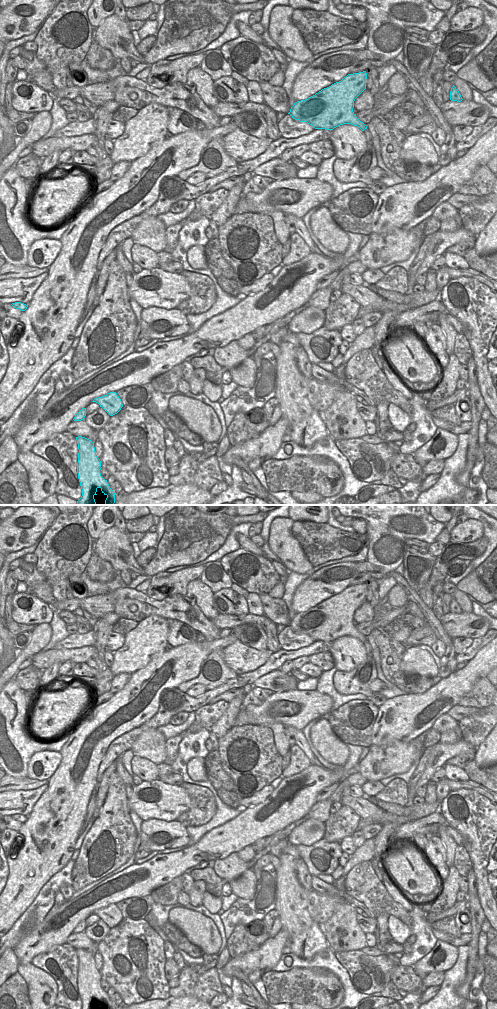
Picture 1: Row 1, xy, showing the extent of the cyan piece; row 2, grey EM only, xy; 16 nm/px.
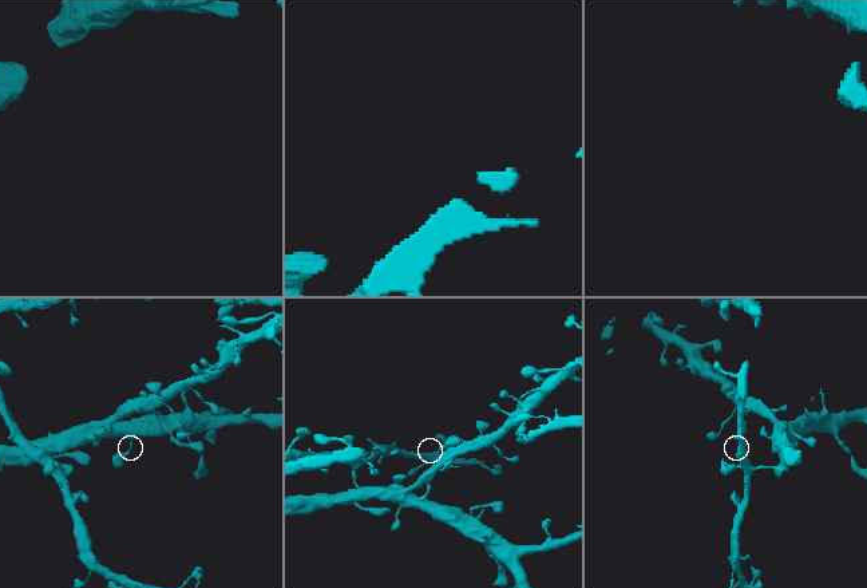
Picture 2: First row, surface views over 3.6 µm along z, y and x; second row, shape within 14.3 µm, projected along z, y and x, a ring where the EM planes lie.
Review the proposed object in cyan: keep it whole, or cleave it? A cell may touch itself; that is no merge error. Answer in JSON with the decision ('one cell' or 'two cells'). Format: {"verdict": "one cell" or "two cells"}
{"verdict": "one cell"}

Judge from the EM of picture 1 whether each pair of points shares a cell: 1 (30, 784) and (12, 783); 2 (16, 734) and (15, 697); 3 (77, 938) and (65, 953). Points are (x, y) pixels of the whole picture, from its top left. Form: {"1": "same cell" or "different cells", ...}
{"1": "same cell", "2": "same cell", "3": "different cells"}

